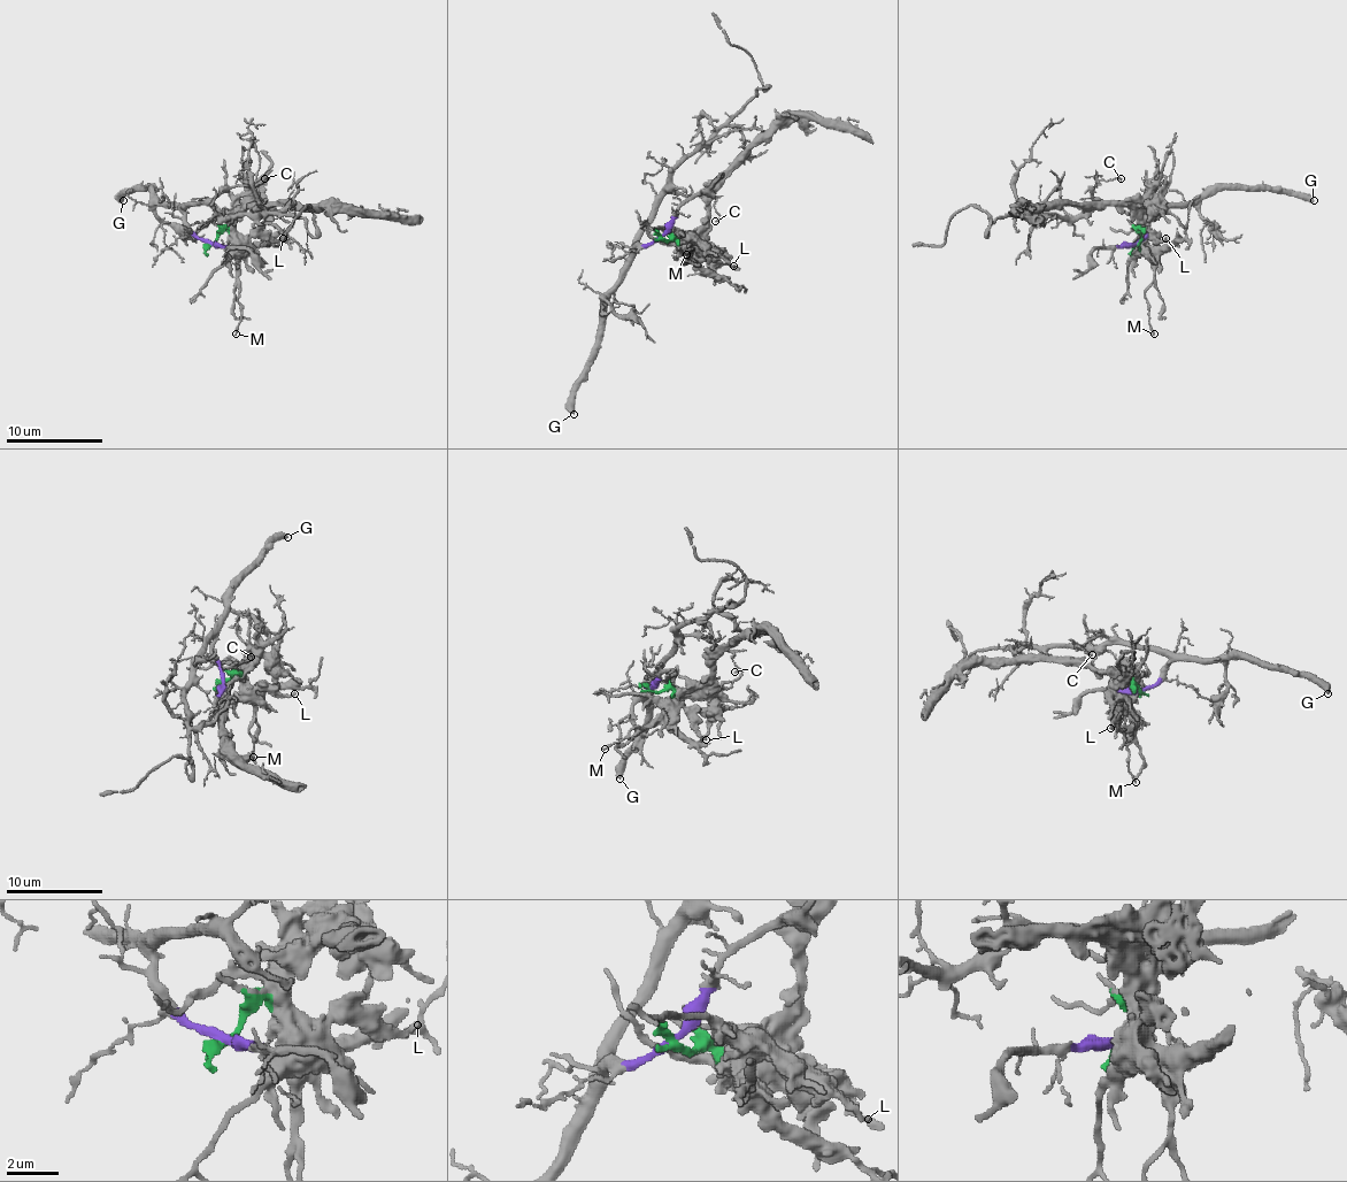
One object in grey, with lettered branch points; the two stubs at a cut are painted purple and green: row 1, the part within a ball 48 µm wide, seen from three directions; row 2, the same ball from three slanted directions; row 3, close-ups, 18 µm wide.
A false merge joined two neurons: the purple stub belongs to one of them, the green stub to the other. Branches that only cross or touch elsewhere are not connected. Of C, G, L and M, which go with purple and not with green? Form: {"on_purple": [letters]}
{"on_purple": ["C", "G"]}

